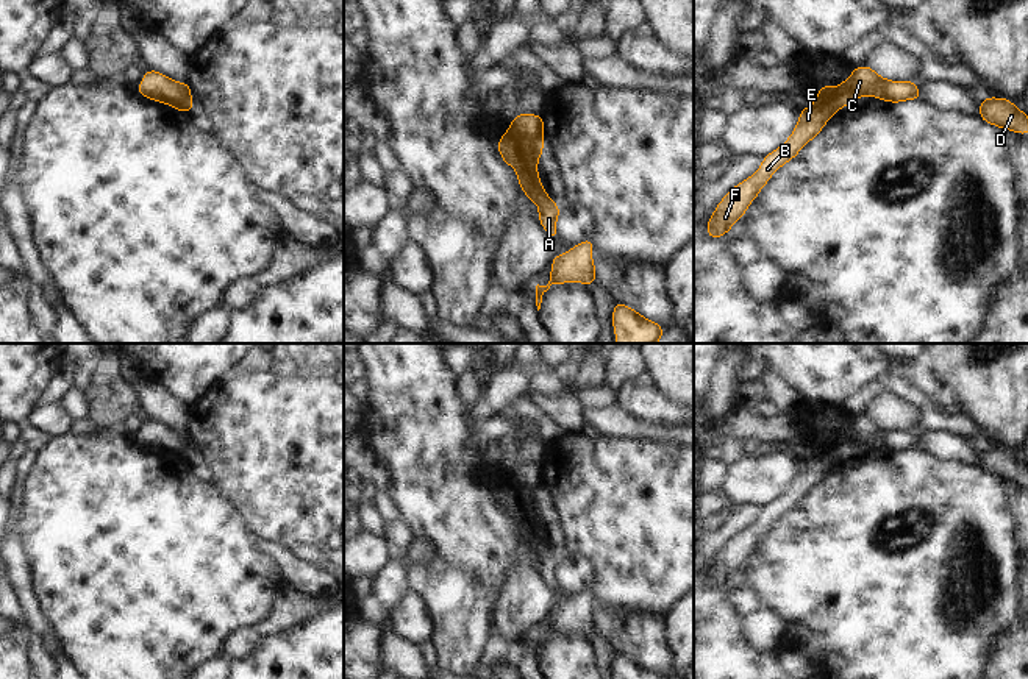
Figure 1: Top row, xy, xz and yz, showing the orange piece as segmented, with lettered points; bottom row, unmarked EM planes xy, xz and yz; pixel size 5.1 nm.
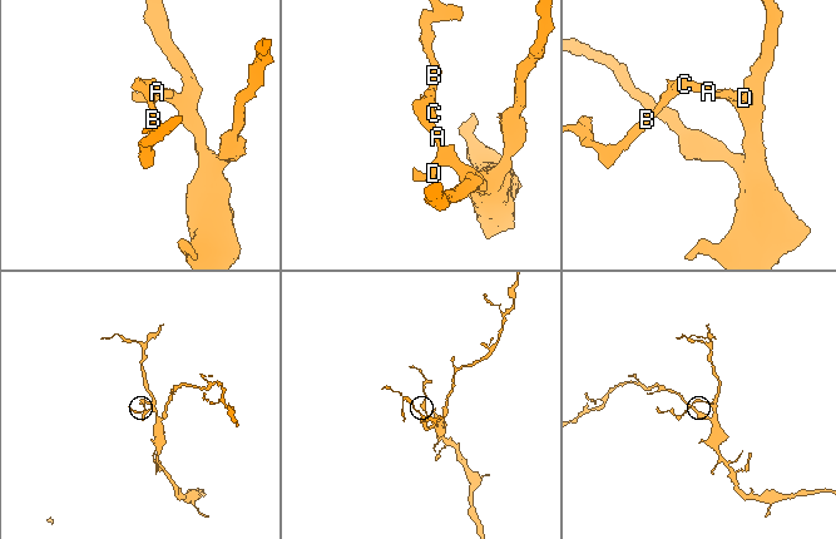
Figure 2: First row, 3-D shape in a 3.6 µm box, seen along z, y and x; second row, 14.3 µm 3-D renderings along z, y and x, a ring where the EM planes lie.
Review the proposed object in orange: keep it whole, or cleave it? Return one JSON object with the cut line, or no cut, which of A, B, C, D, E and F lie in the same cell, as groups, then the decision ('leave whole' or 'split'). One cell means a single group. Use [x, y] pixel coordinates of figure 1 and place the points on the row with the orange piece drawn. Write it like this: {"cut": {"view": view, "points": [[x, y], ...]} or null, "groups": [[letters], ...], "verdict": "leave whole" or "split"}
{"cut": {"view": "xz", "points": [[510, 128], [531, 141], [541, 141]]}, "groups": [["A", "C", "D"], ["B", "E", "F"]], "verdict": "split"}

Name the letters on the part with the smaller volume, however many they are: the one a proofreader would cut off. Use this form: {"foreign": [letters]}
{"foreign": ["B", "E", "F"]}

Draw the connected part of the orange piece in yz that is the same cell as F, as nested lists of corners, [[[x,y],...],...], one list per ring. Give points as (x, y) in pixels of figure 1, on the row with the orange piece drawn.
[[[826,84],[817,91],[812,106],[800,109],[798,123],[789,139],[772,153],[762,158],[762,164],[755,175],[736,184],[720,200],[714,214],[708,220],[706,233],[709,239],[725,236],[731,226],[741,220],[750,203],[758,197],[770,176],[812,140],[825,123],[845,105],[836,86]]]

